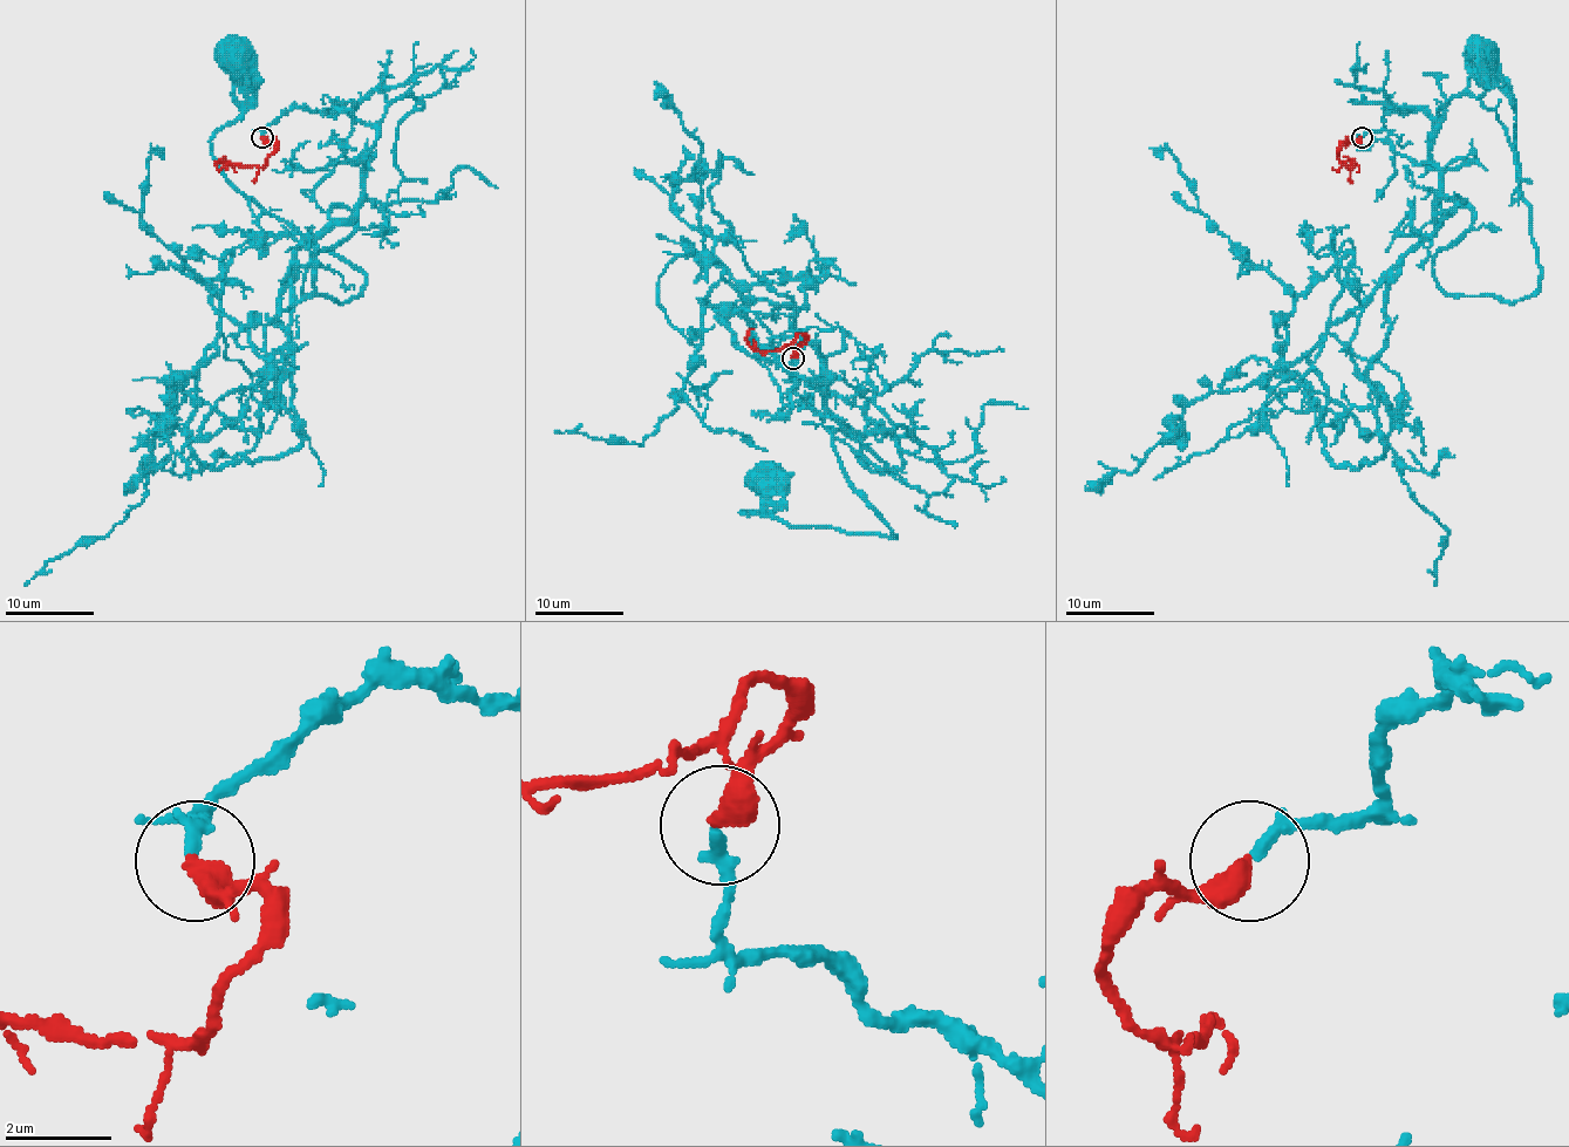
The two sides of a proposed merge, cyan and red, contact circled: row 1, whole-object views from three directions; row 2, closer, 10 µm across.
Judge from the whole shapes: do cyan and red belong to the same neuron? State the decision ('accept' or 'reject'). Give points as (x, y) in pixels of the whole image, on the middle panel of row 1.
accept

